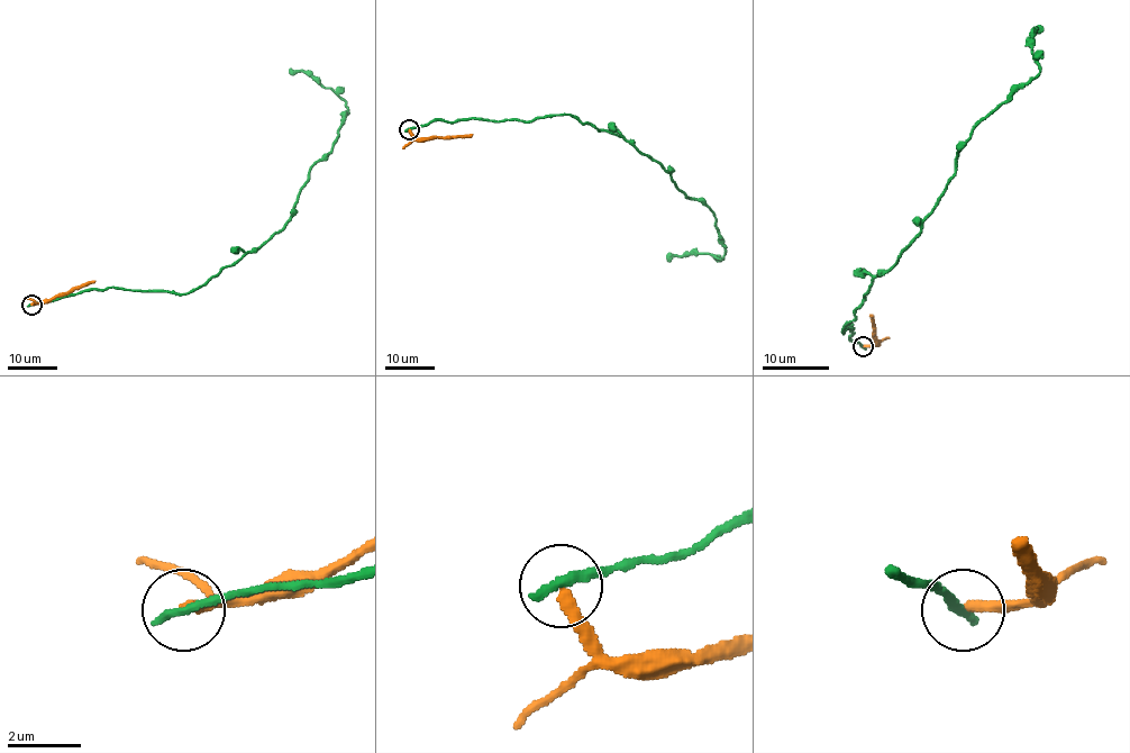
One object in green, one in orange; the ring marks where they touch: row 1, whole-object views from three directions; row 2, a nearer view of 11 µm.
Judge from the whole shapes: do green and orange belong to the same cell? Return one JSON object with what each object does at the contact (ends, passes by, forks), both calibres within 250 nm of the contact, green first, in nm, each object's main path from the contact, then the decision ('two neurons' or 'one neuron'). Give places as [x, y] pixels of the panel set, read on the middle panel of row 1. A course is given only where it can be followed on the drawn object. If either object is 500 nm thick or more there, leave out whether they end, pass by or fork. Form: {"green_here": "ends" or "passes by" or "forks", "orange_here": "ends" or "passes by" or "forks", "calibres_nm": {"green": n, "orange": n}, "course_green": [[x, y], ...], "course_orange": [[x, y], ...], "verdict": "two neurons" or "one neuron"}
{"green_here": "ends", "orange_here": "ends", "calibres_nm": {"green": 320, "orange": 300}, "course_green": [[409, 129], [434, 120], [530, 121], [570, 114], [620, 135], [714, 217], [722, 259], [684, 254], [667, 261]], "course_orange": [[409, 130], [416, 138], [472, 134]], "verdict": "two neurons"}

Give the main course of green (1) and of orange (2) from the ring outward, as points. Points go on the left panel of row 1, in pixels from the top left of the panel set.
1: (32, 305), (93, 289), (185, 295), (279, 232), (347, 112), (333, 91), (290, 69)
2: (32, 305), (49, 302), (94, 281)

